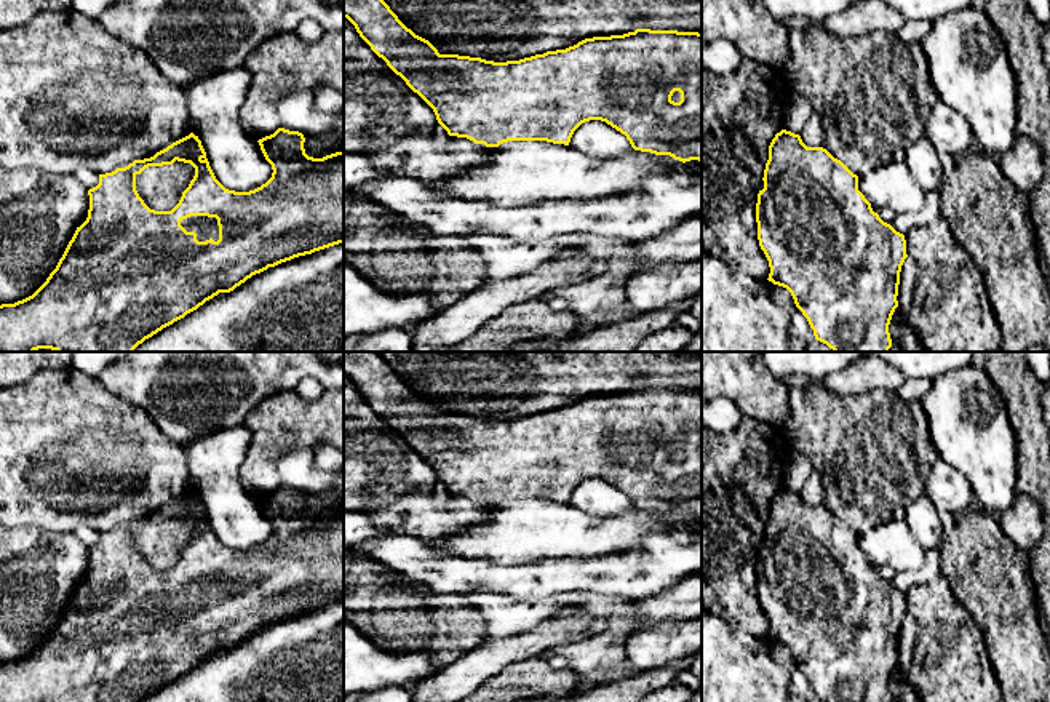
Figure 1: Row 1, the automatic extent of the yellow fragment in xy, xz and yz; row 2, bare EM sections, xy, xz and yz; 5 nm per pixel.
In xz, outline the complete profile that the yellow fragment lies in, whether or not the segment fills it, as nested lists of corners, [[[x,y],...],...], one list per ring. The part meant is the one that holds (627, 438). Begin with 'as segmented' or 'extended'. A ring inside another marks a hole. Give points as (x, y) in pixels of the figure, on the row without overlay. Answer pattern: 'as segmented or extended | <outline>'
extended | [[[344,352],[344,376],[355,384],[356,390],[371,408],[433,467],[438,481],[449,494],[467,496],[475,502],[484,502],[486,505],[499,505],[508,499],[547,499],[569,504],[574,489],[582,481],[601,478],[625,493],[634,509],[662,513],[676,529],[686,523],[702,520],[702,392],[698,390],[636,387],[634,390],[623,393],[585,397],[566,408],[547,409],[519,419],[494,421],[481,416],[439,413],[428,398],[408,387],[377,352]]]

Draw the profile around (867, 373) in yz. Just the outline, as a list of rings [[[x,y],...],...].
[[[874,355],[860,357],[847,368],[836,371],[821,381],[797,376],[780,379],[786,387],[810,389],[813,385],[821,385],[839,395],[863,393],[874,389],[898,390],[905,381],[906,376],[903,376],[900,369]]]

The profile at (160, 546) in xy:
[[[190,521],[149,525],[136,532],[136,548],[144,561],[155,569],[171,569],[195,534]]]

